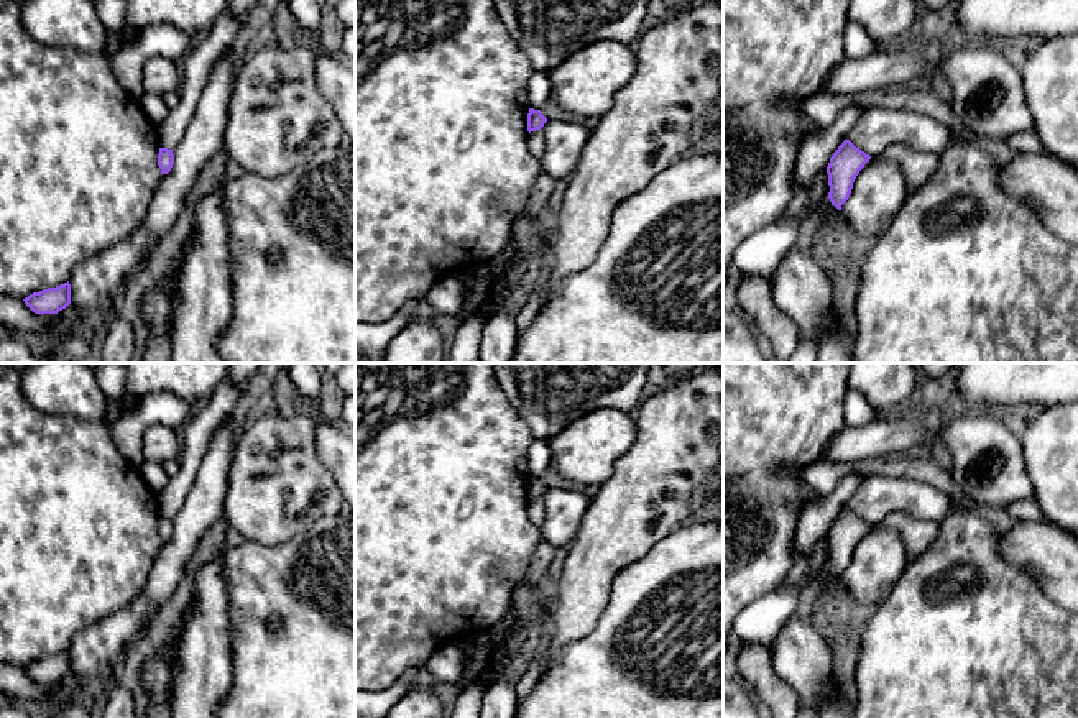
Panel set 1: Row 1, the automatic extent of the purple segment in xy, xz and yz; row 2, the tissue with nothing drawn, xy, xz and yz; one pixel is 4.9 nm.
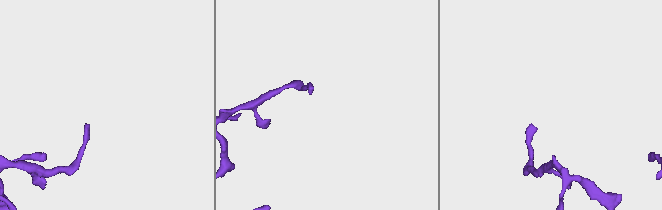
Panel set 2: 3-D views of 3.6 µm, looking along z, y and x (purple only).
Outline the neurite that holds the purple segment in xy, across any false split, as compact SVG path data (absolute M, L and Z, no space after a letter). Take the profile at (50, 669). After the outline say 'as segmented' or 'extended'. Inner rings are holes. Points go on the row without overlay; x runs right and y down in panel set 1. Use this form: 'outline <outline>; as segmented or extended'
outline M69 649L39 660L33 660L23 667L35 682L58 682L71 672Z; as segmented

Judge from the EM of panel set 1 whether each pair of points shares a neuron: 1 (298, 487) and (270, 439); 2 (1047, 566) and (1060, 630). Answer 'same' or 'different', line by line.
1: same
2: different

